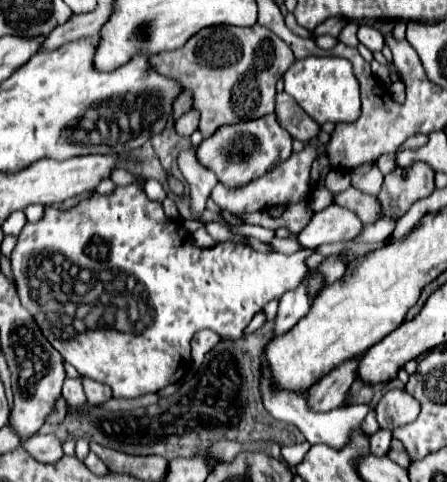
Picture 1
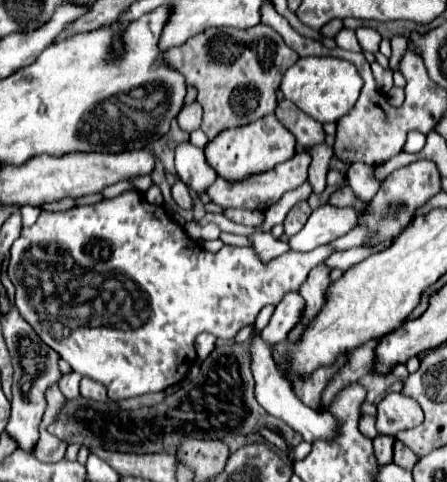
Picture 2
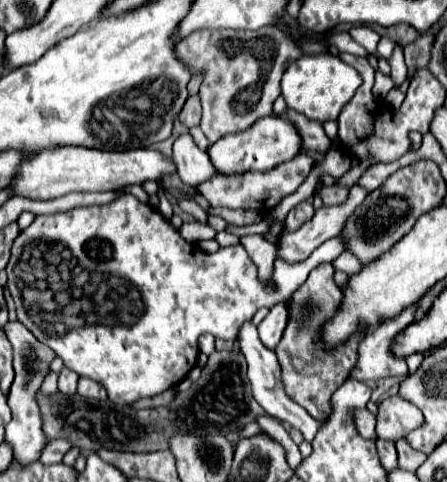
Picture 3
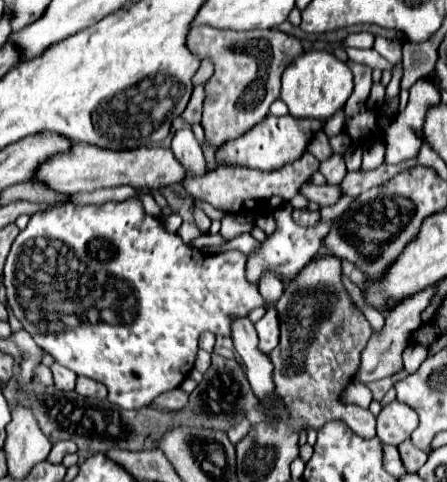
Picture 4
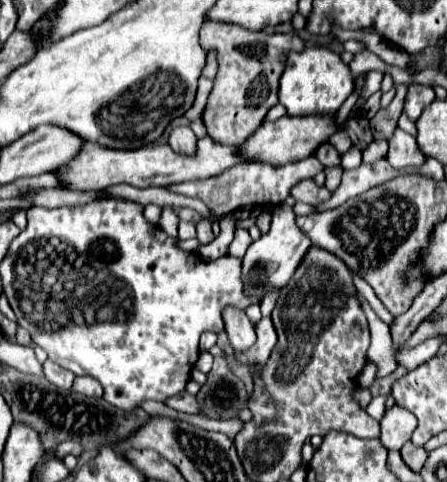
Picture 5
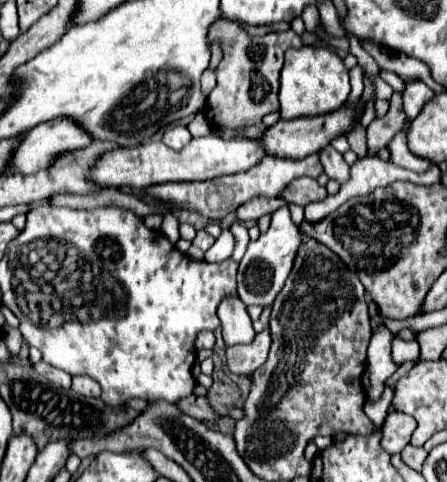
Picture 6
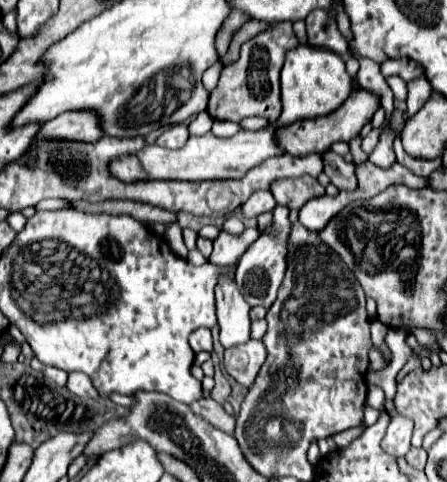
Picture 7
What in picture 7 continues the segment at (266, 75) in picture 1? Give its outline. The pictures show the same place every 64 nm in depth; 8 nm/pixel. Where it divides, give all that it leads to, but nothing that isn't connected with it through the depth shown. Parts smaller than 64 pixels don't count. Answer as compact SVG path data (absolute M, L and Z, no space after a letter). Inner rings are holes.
M292 22L270 24L270 28L266 28L264 32L256 34L252 40L248 40L246 44L242 44L238 62L222 68L220 82L214 88L214 92L210 92L208 114L212 118L216 118L216 120L232 120L232 122L240 122L242 118L248 118L248 116L262 116L270 124L274 124L278 120L280 112L282 112L282 102L280 102L280 70L282 70L282 64L284 64L284 54L292 46L298 46L298 38L296 38L296 34L292 30Z

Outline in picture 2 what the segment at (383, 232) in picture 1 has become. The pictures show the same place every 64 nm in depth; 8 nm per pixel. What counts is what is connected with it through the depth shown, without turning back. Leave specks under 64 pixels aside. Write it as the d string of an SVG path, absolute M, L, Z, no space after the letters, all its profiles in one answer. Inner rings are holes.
M124 192L116 198L110 200L102 200L94 206L78 206L72 208L68 212L42 212L38 216L38 220L34 222L34 226L30 228L22 228L18 240L12 244L12 258L8 262L8 276L16 288L16 306L20 316L24 316L24 320L28 320L28 324L34 328L34 332L42 338L42 342L46 342L52 350L56 350L60 354L60 358L64 358L70 368L74 372L78 372L80 376L92 378L100 384L104 384L108 388L108 398L114 402L126 400L126 398L136 398L142 394L150 394L150 392L162 392L172 384L178 384L190 370L190 364L194 364L196 360L196 350L194 350L194 340L198 334L202 332L210 332L216 338L222 340L232 340L238 330L242 330L244 326L254 324L258 312L268 306L268 304L278 304L282 300L284 294L288 292L296 292L302 282L306 280L308 272L318 266L320 262L324 262L330 254L334 252L342 252L348 250L352 246L360 246L364 244L364 240L368 240L368 232L364 228L354 228L352 232L344 234L342 238L332 240L330 244L324 244L312 252L306 254L298 254L298 252L286 252L274 260L270 260L268 264L262 264L258 260L258 256L254 254L252 248L238 248L238 246L222 246L216 254L206 252L204 248L198 246L198 242L194 242L192 238L186 236L184 228L178 226L162 206L154 206L148 204L146 198L138 192Z

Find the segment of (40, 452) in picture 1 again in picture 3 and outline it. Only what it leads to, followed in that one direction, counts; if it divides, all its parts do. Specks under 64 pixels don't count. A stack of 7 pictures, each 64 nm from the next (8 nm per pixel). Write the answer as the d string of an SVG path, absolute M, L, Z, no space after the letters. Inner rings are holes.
M50 440L46 450L40 456L42 464L58 464L62 462L62 456L72 448L72 444L68 444L68 440Z

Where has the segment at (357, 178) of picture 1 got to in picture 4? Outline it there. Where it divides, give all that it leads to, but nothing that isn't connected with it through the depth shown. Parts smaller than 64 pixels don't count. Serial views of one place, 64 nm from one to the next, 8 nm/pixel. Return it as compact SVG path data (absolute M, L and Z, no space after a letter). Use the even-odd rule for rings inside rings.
M344 196L344 198L342 198L340 202L336 202L334 206L322 208L322 210L320 210L322 222L320 222L318 226L314 226L314 228L302 228L302 226L298 226L298 224L292 220L292 206L290 206L290 204L284 204L284 206L276 208L276 212L274 212L276 230L274 230L252 254L248 254L248 268L246 268L246 270L248 270L248 282L258 286L258 284L260 284L260 276L262 276L262 272L266 272L266 270L272 270L272 274L278 276L280 280L298 274L298 272L304 268L304 264L308 264L310 258L320 250L320 240L330 232L330 226L332 226L334 216L342 214L342 212L350 206L350 202L352 202L352 198Z

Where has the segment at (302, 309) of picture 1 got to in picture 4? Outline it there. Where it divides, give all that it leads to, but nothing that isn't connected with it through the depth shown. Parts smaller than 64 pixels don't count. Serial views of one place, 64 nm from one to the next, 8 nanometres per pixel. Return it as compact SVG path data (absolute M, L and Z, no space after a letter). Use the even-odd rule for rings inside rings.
M270 308L262 320L256 322L256 332L258 332L258 338L260 338L260 350L264 354L270 354L276 344L278 344L278 336L280 336L280 330L278 330L278 314L276 314L276 308Z

